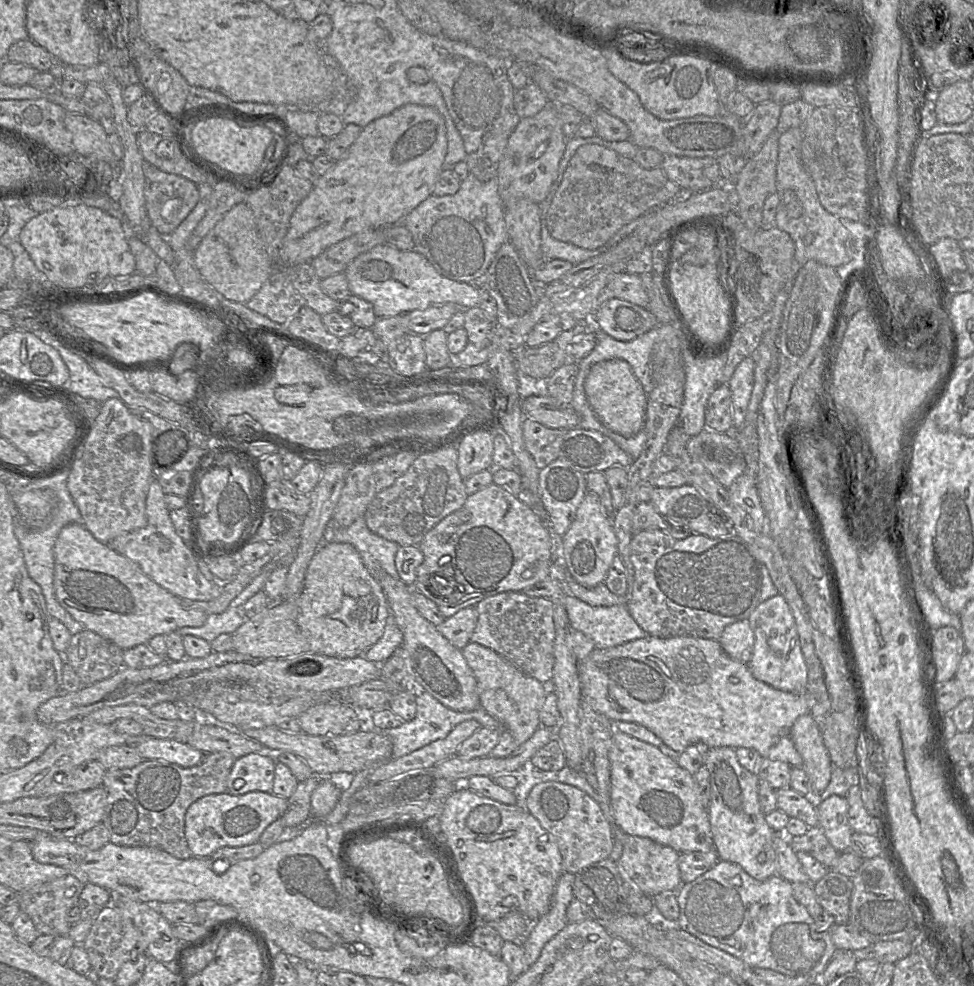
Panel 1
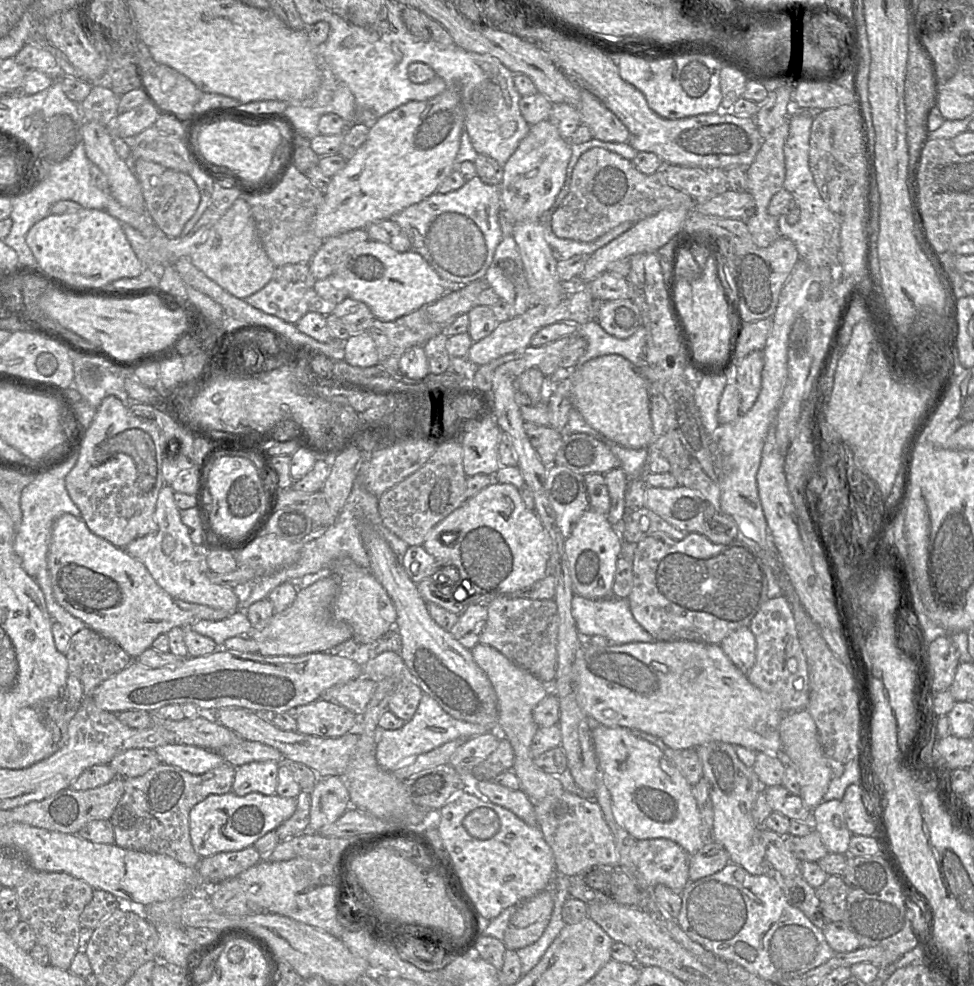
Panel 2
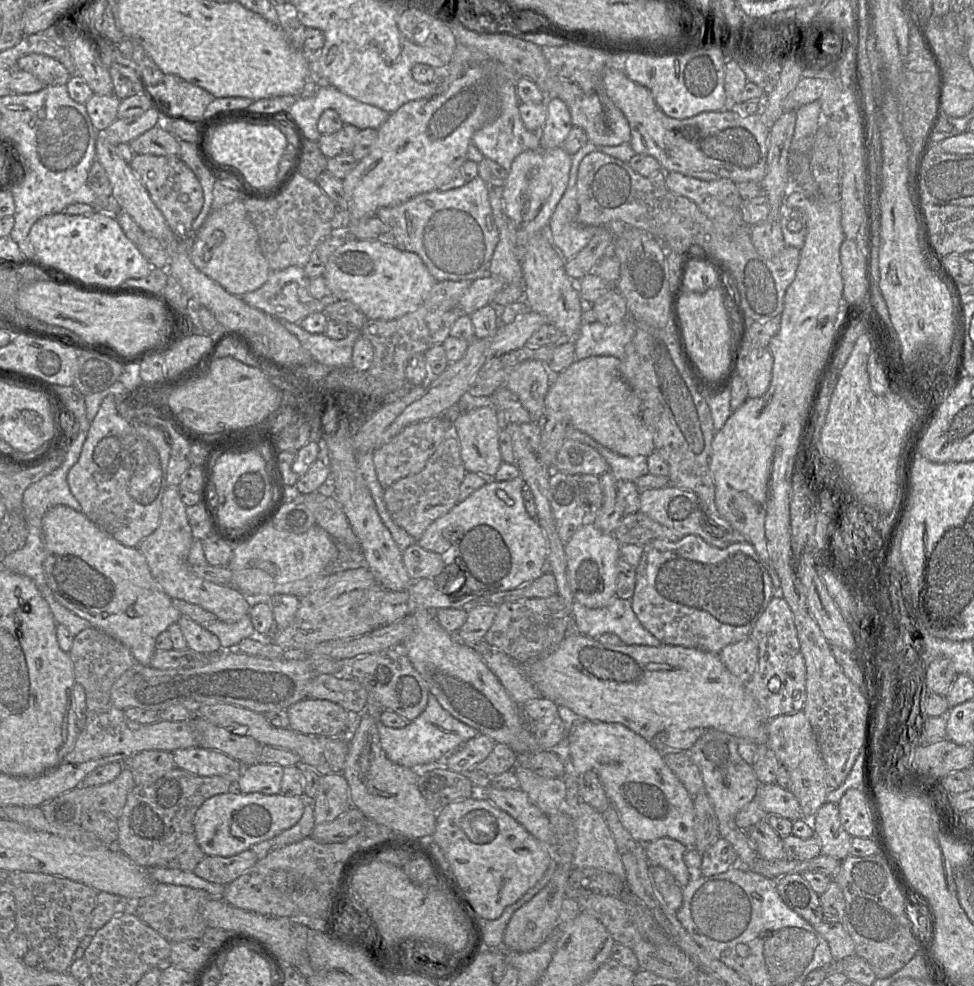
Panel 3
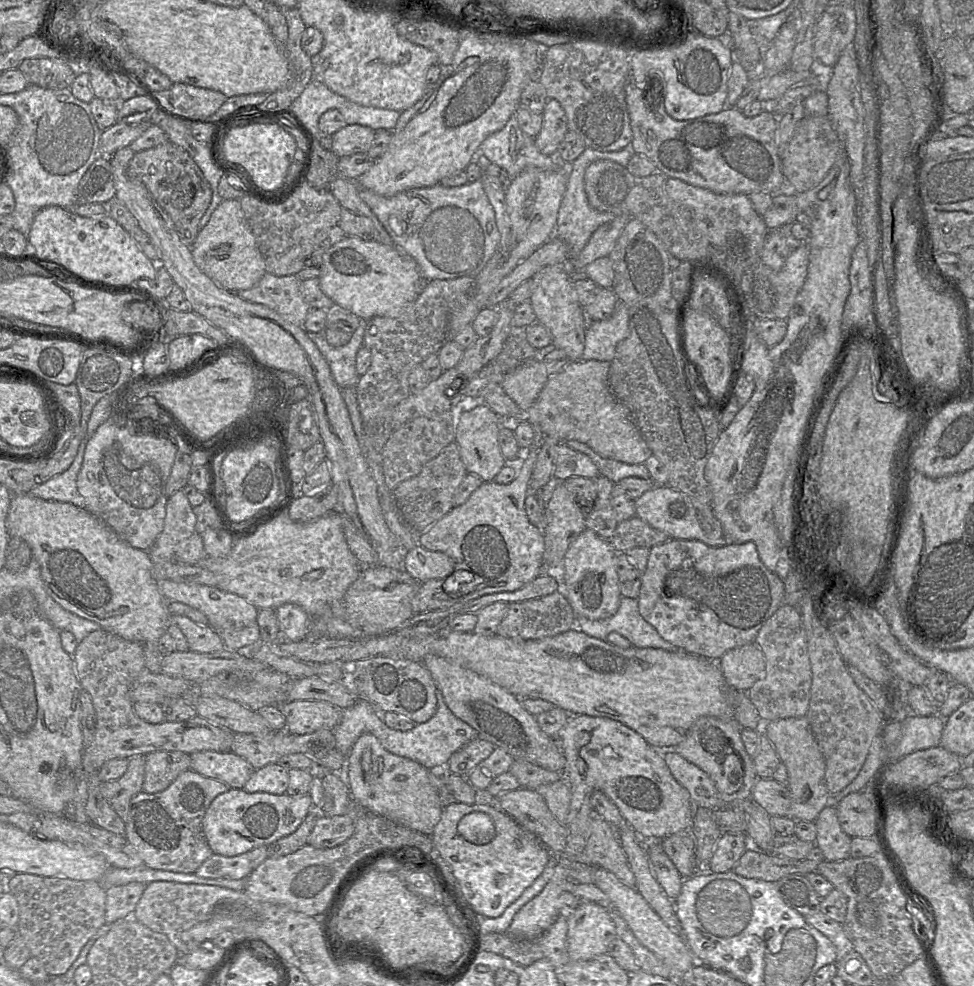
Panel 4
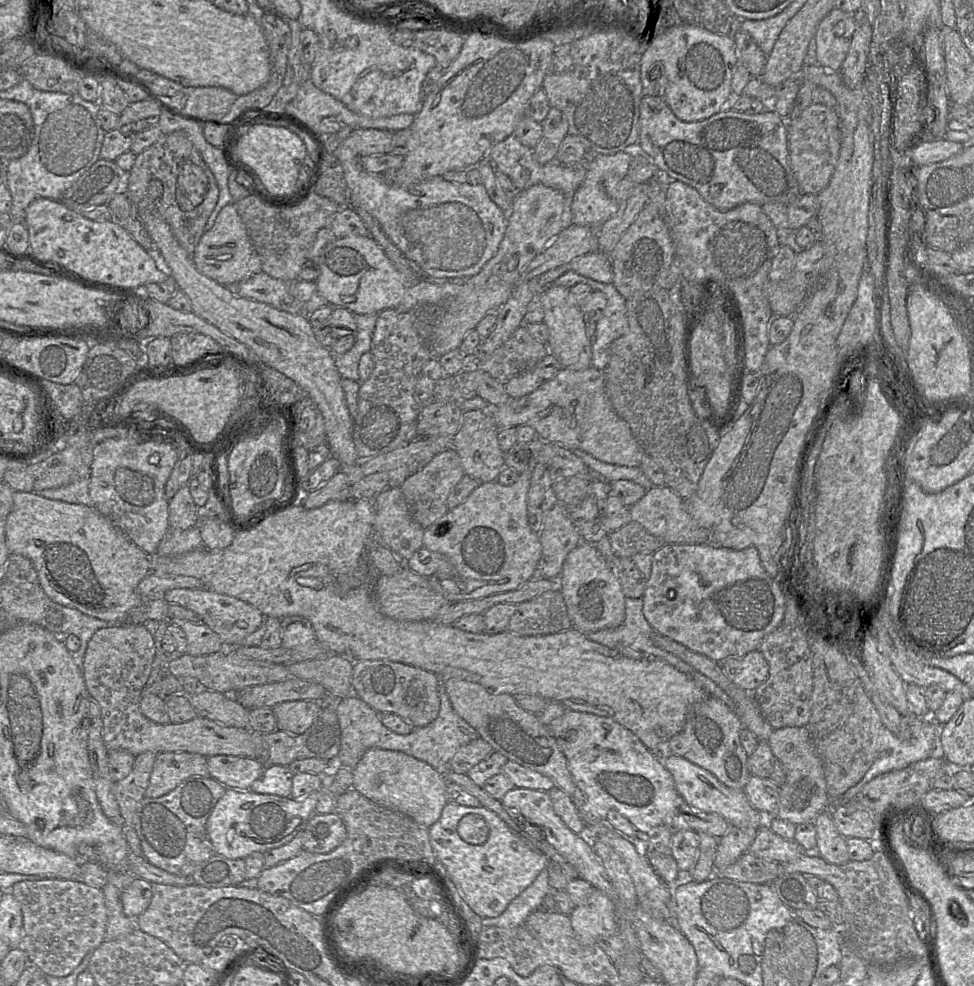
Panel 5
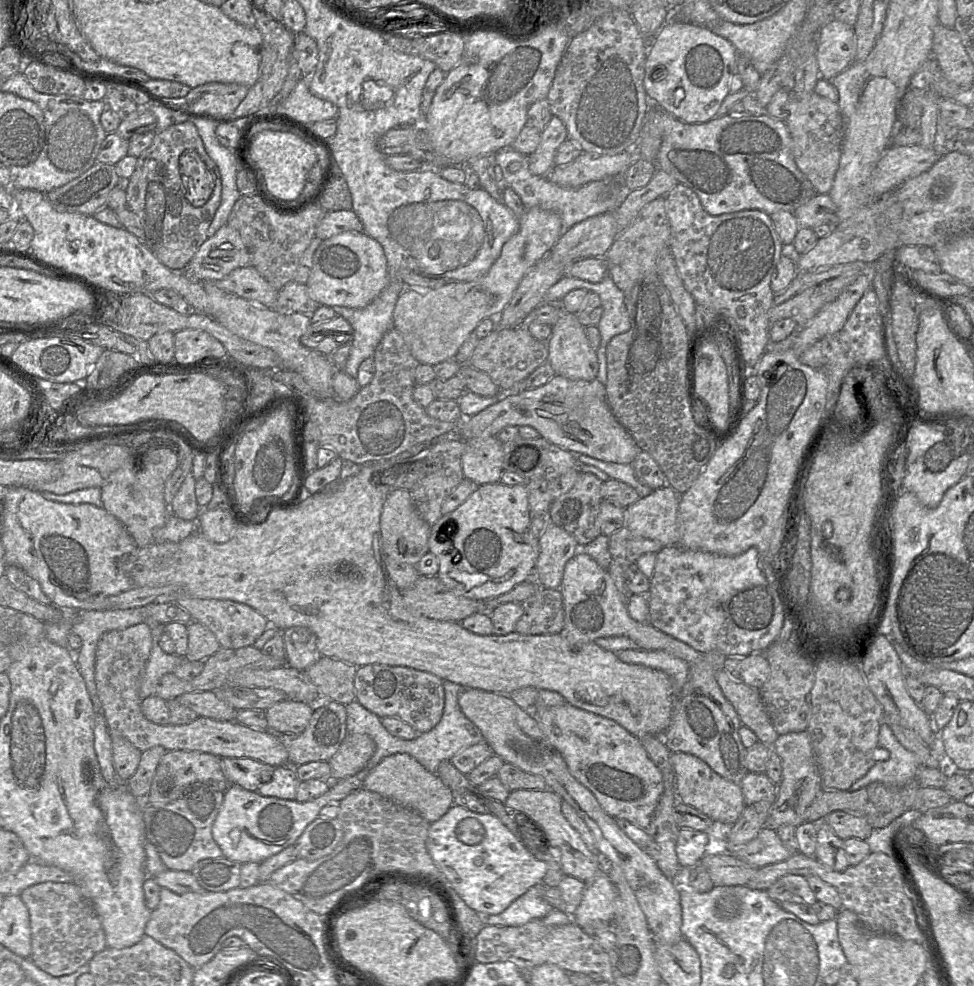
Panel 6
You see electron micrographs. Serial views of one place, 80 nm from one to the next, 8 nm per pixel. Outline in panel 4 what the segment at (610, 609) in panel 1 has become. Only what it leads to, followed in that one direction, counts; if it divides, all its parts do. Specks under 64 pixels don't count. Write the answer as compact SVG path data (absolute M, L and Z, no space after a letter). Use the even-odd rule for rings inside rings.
M622 596L618 611L606 619L590 620L586 617L577 617L576 627L587 635L601 640L606 640L609 633L617 632L634 647L680 650L664 640L655 628L643 619L636 598Z

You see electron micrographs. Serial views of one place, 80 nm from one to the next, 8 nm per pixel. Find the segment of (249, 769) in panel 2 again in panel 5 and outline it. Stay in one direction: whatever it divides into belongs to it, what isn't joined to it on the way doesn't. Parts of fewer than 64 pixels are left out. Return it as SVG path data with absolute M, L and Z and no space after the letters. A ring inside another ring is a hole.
M268 765L262 775L251 784L249 790L259 794L290 797L293 776L294 774L287 766Z

